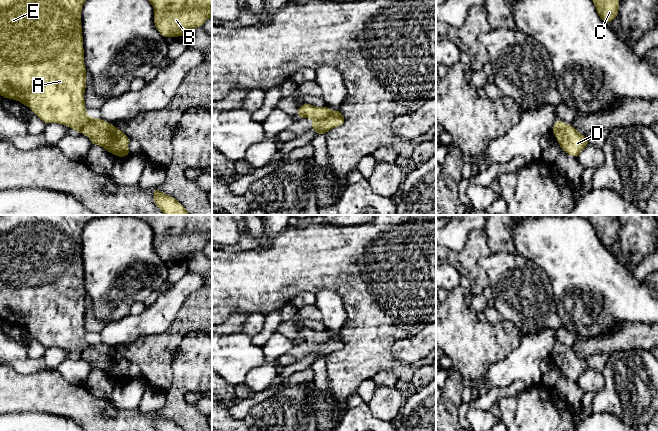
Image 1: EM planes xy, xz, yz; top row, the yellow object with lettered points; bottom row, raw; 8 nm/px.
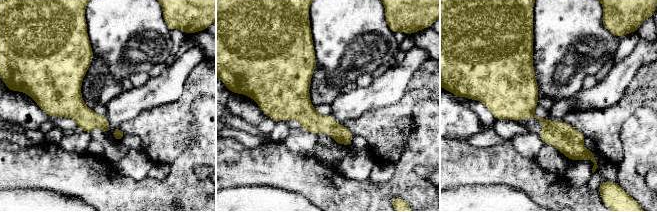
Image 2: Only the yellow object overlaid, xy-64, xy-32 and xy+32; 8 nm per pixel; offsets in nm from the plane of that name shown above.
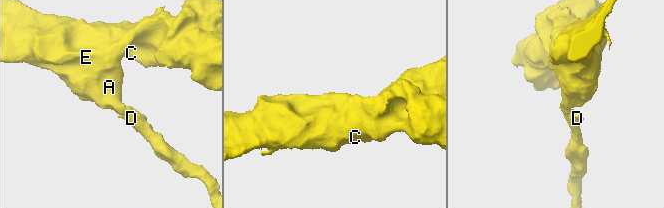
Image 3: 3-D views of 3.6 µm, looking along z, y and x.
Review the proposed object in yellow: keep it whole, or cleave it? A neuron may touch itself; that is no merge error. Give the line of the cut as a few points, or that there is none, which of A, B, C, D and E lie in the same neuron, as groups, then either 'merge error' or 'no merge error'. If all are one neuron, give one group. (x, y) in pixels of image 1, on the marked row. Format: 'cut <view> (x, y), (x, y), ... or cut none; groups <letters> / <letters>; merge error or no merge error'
cut none; groups A B C D E; no merge error

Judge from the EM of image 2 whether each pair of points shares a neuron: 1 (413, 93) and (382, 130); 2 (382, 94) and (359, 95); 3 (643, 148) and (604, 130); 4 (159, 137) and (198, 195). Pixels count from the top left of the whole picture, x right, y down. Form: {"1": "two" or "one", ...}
{"1": "one", "2": "one", "3": "two", "4": "two"}

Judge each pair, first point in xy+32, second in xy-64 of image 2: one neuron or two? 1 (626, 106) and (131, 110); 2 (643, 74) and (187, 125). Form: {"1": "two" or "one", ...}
{"1": "two", "2": "one"}

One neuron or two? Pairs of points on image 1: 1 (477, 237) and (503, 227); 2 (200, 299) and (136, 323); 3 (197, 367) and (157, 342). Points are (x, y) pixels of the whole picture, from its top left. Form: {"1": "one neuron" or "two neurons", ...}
{"1": "two neurons", "2": "two neurons", "3": "two neurons"}

